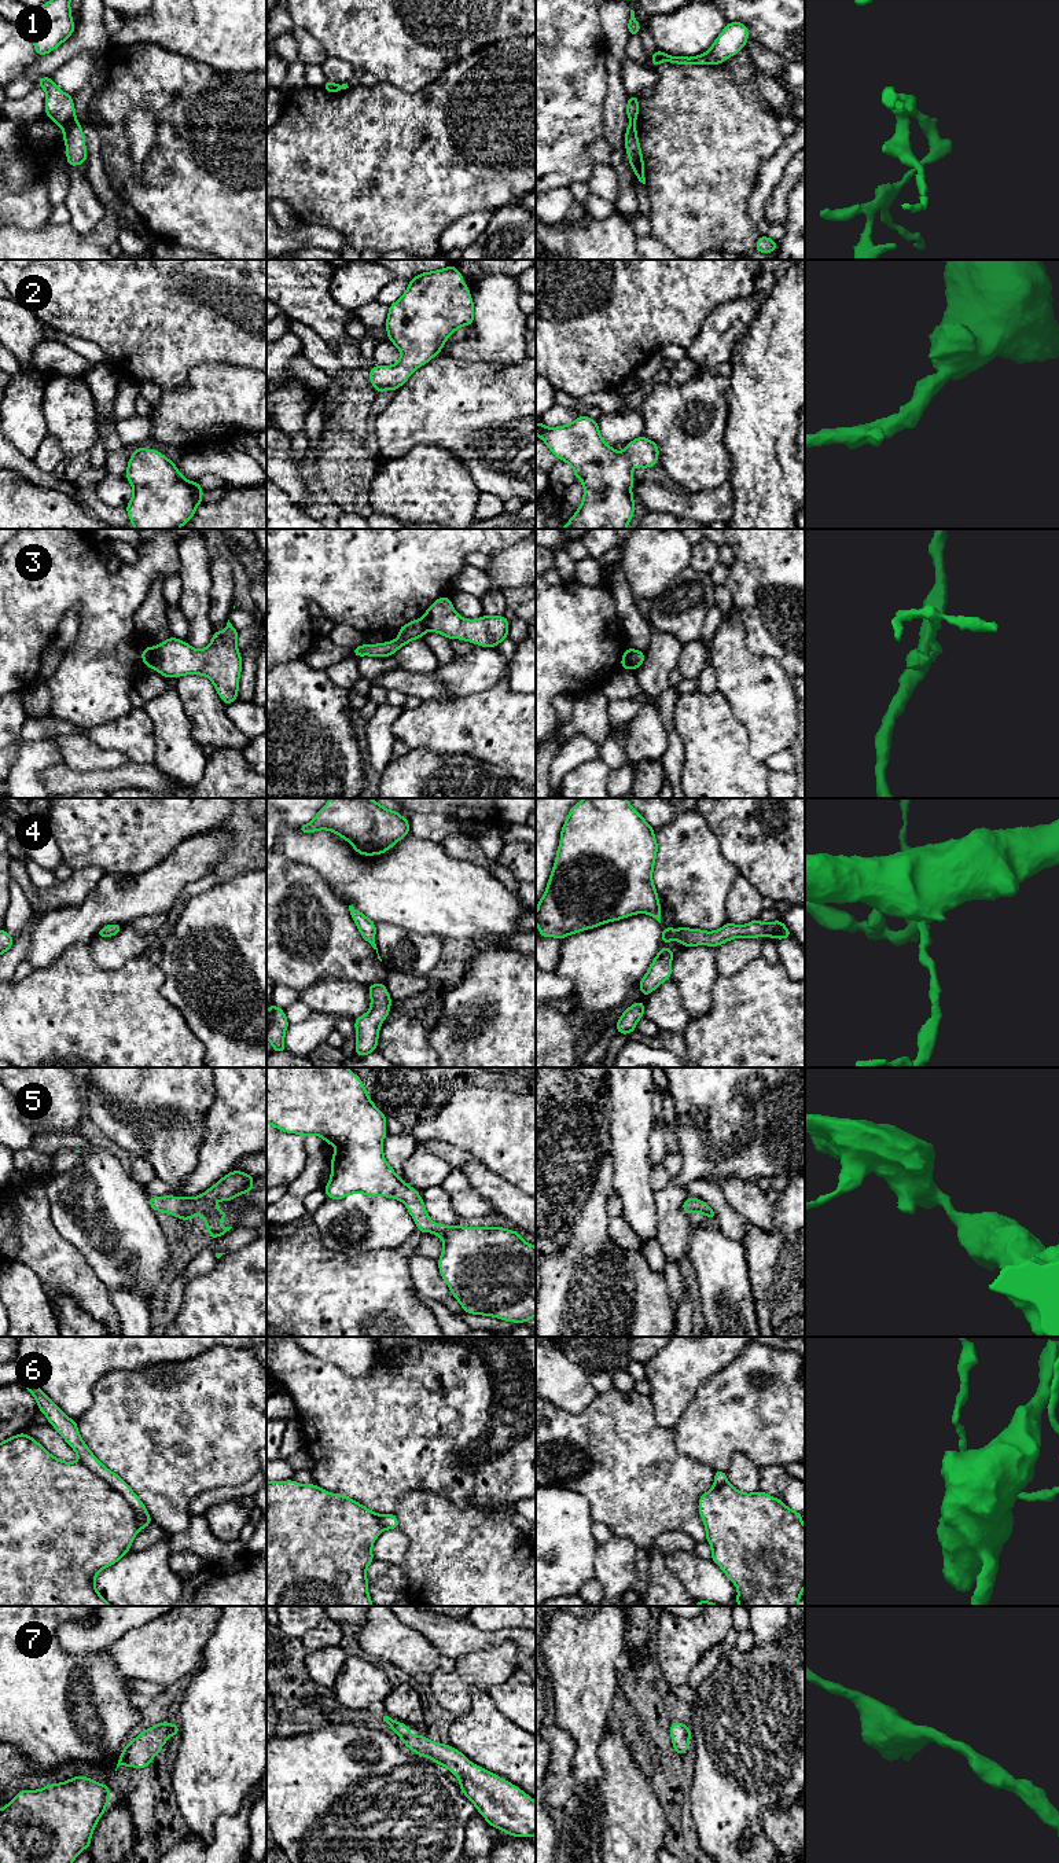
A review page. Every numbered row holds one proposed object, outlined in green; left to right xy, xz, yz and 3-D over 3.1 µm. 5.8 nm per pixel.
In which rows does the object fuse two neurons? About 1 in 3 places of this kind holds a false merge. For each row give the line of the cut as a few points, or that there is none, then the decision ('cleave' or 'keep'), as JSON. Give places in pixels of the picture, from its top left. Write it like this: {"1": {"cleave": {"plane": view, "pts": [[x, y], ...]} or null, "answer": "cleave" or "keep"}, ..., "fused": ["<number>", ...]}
{"1": {"cleave": {"plane": "xy", "pts": [[74, 118], [63, 128]]}, "answer": "cleave"}, "2": {"cleave": null, "answer": "keep"}, "3": {"cleave": {"plane": "yz", "pts": [[628, 649], [628, 660], [633, 668]]}, "answer": "cleave"}, "4": {"cleave": null, "answer": "keep"}, "5": {"cleave": null, "answer": "keep"}, "6": {"cleave": {"plane": "xy", "pts": [[80, 1461], [106, 1480], [125, 1499], [133, 1510], [139, 1528]]}, "answer": "cleave"}, "7": {"cleave": null, "answer": "keep"}, "fused": ["1", "3", "6"]}

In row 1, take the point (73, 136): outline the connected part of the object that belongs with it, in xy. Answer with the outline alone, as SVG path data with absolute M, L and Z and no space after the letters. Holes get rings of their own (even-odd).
M77 120L63 128L63 140L66 143L67 165L77 166L87 162L85 136Z

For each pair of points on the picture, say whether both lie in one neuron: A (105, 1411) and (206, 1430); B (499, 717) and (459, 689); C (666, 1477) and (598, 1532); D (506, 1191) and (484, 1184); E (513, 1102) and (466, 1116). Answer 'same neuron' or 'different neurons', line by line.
A: same neuron
B: different neurons
C: different neurons
D: same neuron
E: same neuron

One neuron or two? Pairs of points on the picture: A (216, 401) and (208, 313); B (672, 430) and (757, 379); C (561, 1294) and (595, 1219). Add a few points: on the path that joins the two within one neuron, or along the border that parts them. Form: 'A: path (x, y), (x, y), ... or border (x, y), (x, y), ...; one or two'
A: border (243, 368), (203, 363), (184, 382); two
B: border (730, 377), (725, 432); two
C: path (570, 1275), (570, 1260), (588, 1238); one

